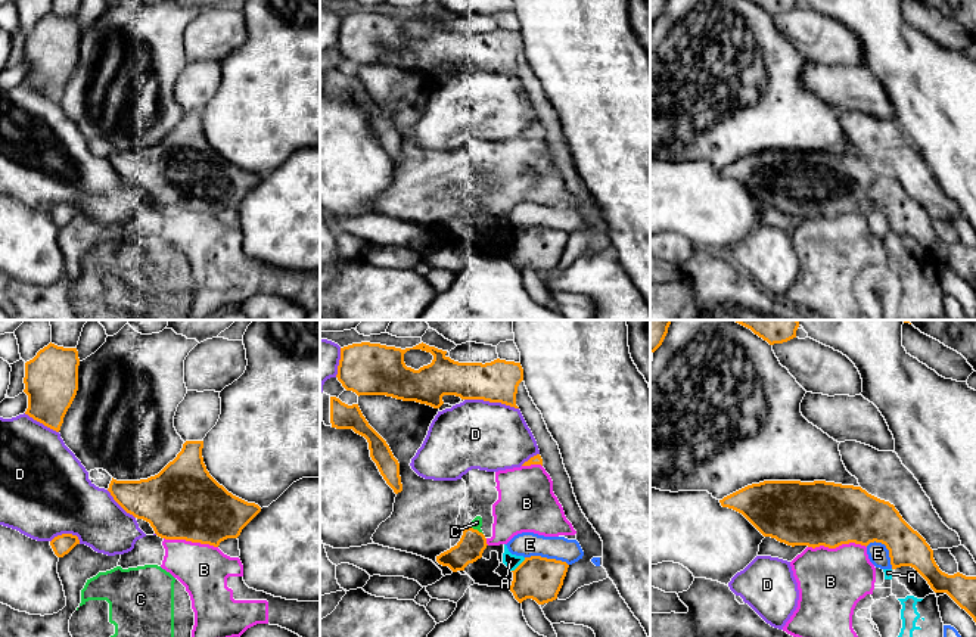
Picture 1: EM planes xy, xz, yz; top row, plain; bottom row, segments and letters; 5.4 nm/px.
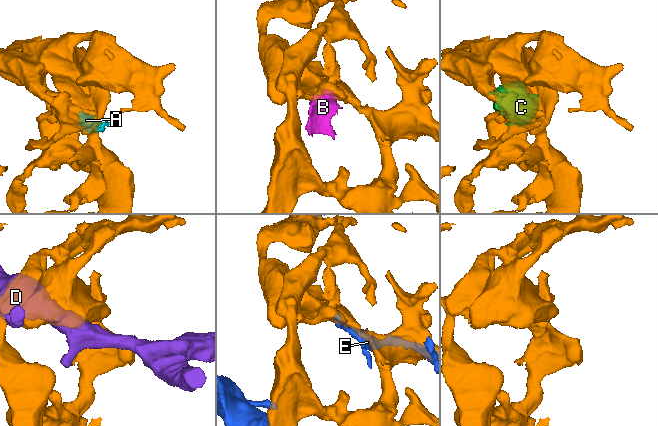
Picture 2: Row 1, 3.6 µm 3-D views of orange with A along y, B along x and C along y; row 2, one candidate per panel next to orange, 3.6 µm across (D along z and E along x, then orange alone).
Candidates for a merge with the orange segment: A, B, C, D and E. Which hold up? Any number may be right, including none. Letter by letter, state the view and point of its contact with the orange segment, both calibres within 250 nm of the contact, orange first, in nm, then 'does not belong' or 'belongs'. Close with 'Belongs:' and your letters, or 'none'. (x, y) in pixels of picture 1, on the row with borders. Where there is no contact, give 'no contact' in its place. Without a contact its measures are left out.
A: meets orange in xz at (519, 565); 240 nm thick on the orange side, 80 nm on the other; does not belong
B: meets orange in yz at (836, 546); 360 nm thick on the orange side, 360 nm on the other; does not belong
C: meets orange in xz at (475, 530); 150 nm thick on the orange side, 60 nm on the other; does not belong
D: meets orange in xz at (491, 401); 220 nm thick on the orange side, 380 nm on the other; does not belong
E: meets orange in xz at (546, 558); 240 nm thick on the orange side, 140 nm on the other; does not belong
Belongs: none

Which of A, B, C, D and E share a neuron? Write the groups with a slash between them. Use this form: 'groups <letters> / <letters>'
groups A B C / D / E

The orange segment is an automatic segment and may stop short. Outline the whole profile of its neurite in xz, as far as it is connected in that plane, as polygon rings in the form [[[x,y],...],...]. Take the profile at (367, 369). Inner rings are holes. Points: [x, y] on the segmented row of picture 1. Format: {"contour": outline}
{"contour": [[[352,344],[341,348],[338,380],[346,391],[360,395],[386,395],[439,408],[444,395],[461,400],[501,403],[515,408],[517,386],[523,380],[520,363],[494,360],[491,363],[459,363],[447,351],[419,344],[395,348],[380,344]],[[410,349],[431,352],[431,364],[414,370],[404,363]]]}

